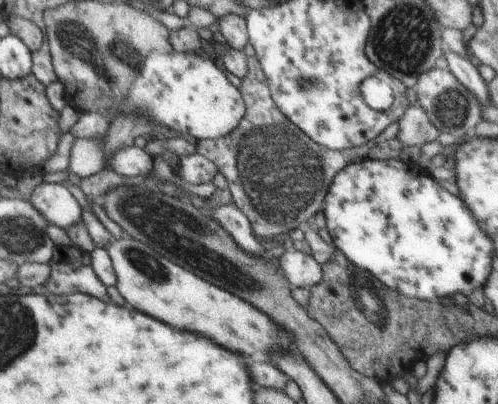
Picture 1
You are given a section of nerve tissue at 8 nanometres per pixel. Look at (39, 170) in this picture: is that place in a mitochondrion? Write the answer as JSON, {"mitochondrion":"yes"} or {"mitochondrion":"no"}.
{"mitochondrion":"no"}

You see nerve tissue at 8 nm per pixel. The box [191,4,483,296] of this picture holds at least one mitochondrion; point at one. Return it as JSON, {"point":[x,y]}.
{"point":[280,177]}

